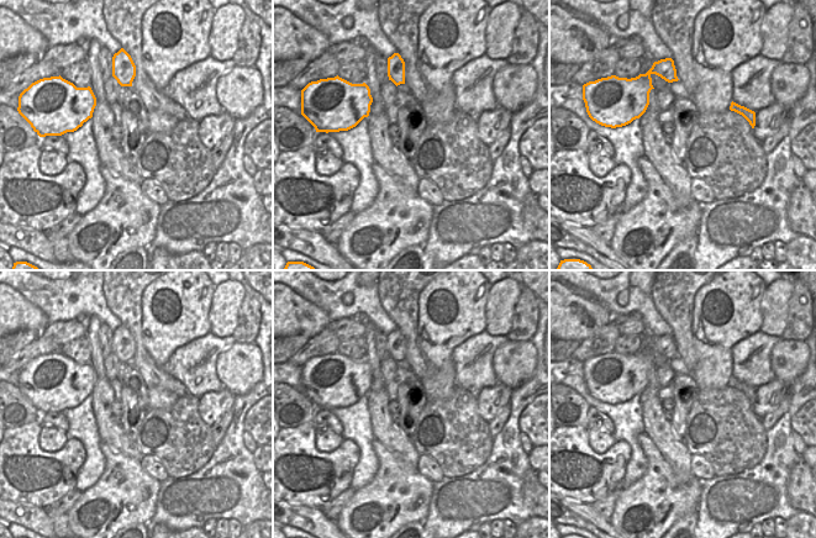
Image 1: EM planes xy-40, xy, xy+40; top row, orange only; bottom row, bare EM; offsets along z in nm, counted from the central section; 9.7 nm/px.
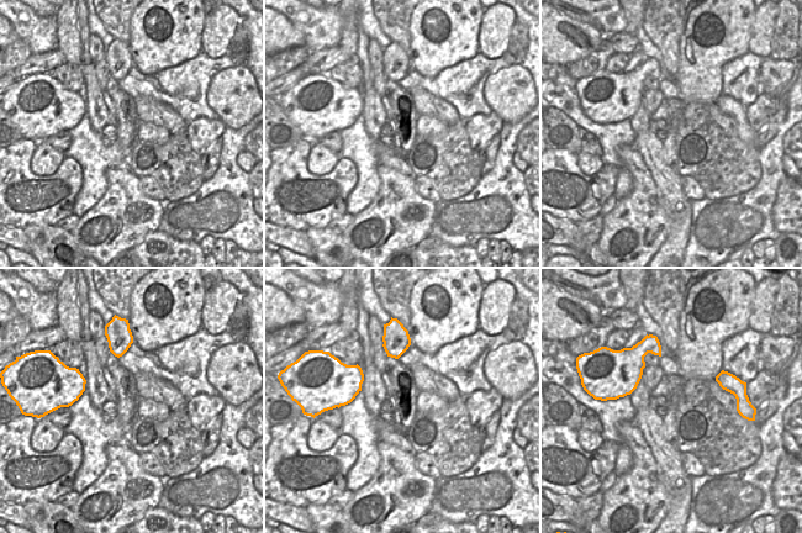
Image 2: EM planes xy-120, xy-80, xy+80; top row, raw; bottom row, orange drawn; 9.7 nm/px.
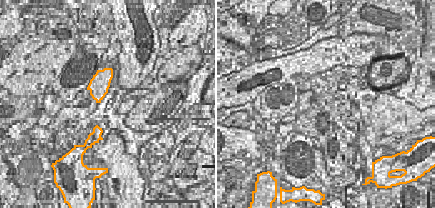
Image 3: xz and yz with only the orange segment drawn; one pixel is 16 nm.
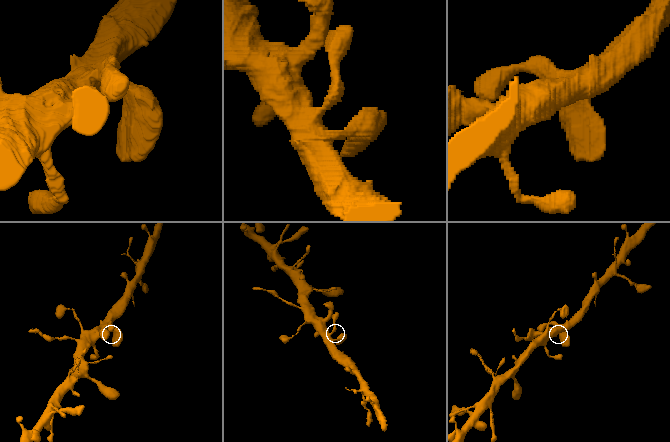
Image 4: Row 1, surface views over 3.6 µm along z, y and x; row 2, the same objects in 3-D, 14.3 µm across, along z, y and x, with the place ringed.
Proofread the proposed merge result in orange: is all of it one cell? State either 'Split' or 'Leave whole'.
Leave whole.

